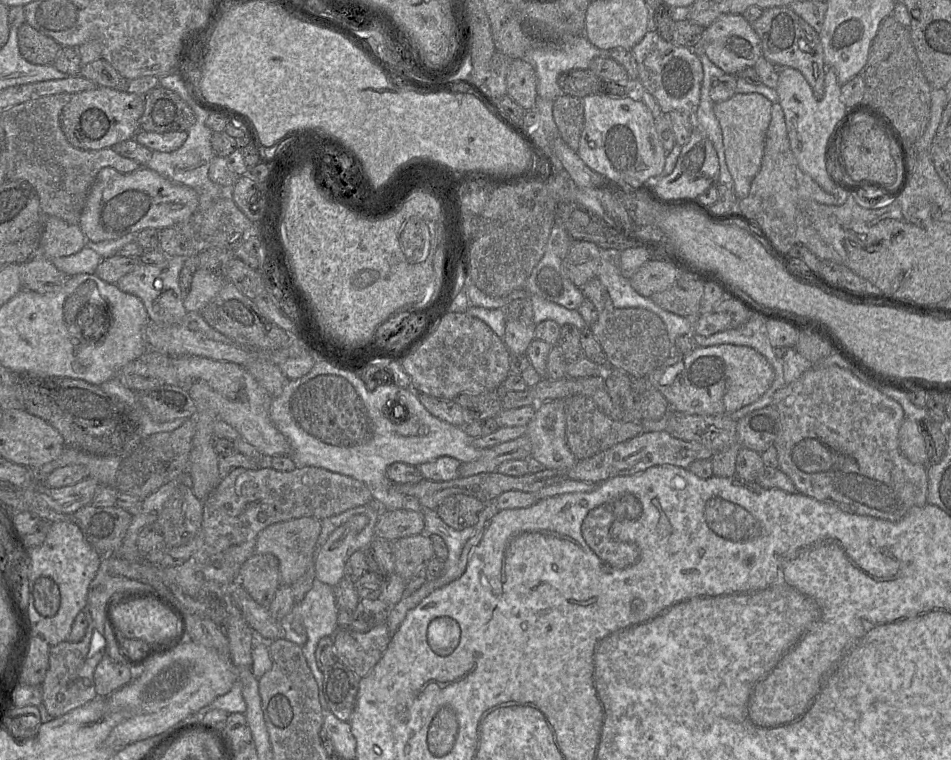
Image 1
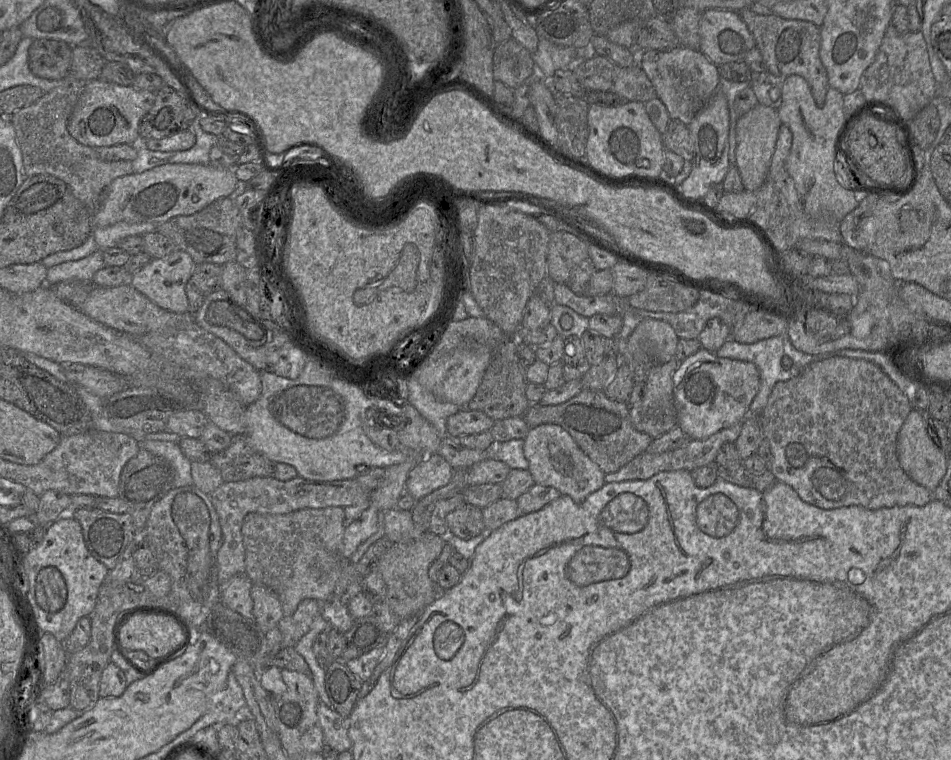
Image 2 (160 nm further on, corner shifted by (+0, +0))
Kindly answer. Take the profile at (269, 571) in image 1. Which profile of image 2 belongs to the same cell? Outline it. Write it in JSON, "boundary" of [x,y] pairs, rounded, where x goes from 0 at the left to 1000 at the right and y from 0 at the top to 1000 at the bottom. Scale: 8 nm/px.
{"boundary":[[[266,768],[264,774],[266,788],[267,817],[277,833],[292,824],[299,812],[292,784],[284,775]]]}

